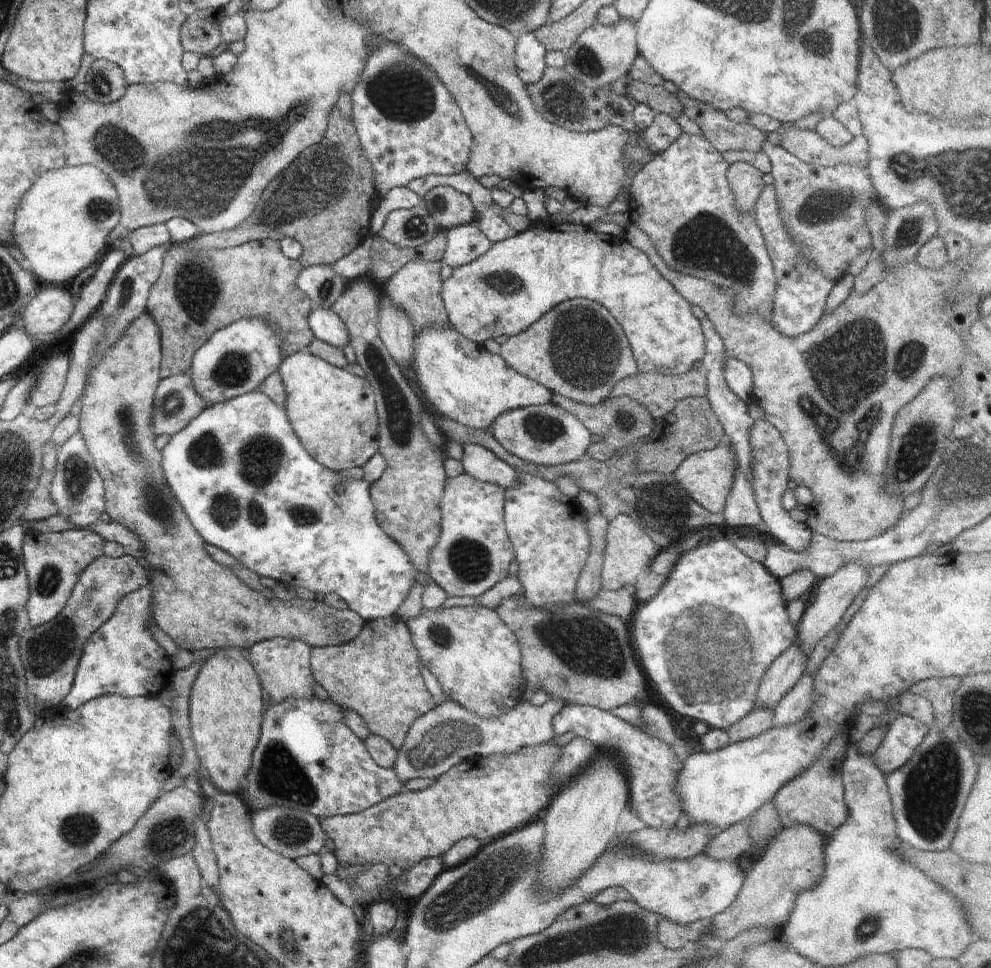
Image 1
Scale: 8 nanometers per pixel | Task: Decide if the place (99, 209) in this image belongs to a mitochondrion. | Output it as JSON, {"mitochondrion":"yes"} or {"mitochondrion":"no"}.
{"mitochondrion":"yes"}

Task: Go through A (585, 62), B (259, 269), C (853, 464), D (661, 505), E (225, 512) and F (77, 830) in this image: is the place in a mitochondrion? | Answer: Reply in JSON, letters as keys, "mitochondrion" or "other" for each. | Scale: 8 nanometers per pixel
{"A":"mitochondrion","B":"other","C":"mitochondrion","D":"mitochondrion","E":"mitochondrion","F":"mitochondrion"}

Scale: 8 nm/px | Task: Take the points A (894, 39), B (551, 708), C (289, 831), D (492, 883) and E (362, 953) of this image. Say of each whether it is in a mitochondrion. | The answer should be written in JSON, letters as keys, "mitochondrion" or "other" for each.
{"A":"mitochondrion","B":"other","C":"mitochondrion","D":"mitochondrion","E":"other"}

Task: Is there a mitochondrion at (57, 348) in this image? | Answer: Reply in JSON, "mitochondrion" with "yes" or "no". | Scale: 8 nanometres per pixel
{"mitochondrion":"no"}

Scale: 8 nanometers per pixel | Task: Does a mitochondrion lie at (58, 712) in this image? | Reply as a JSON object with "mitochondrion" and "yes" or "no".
{"mitochondrion":"no"}

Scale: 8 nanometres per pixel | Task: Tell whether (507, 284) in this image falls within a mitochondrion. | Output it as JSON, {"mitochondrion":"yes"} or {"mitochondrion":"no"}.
{"mitochondrion":"yes"}

